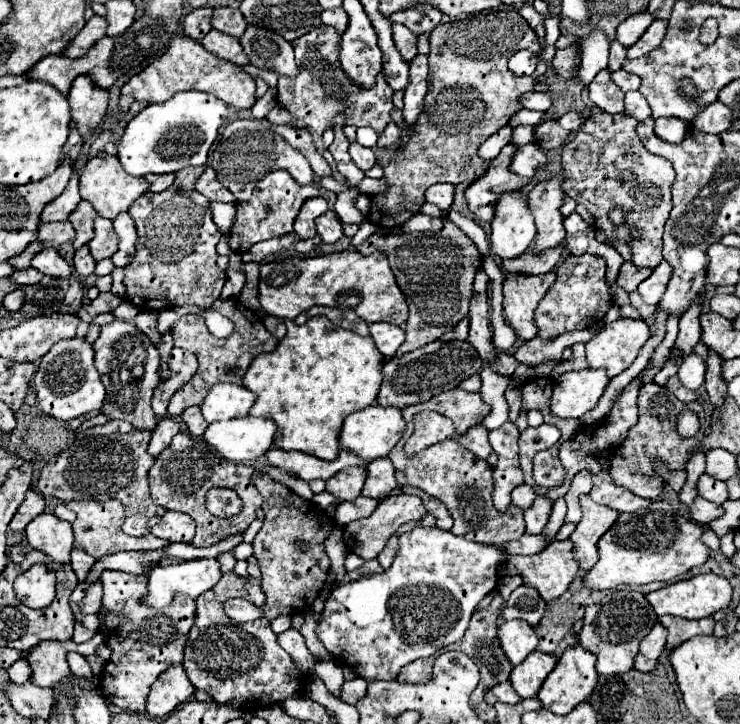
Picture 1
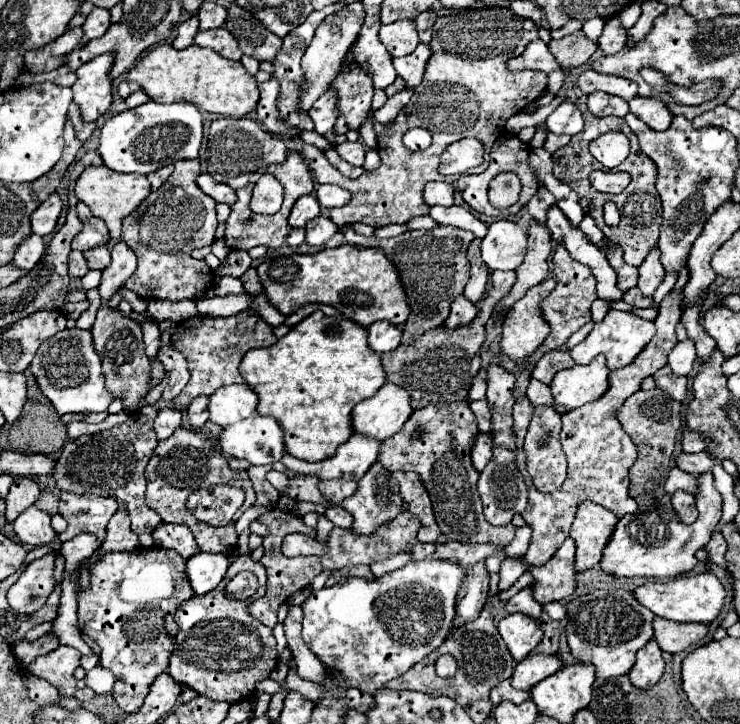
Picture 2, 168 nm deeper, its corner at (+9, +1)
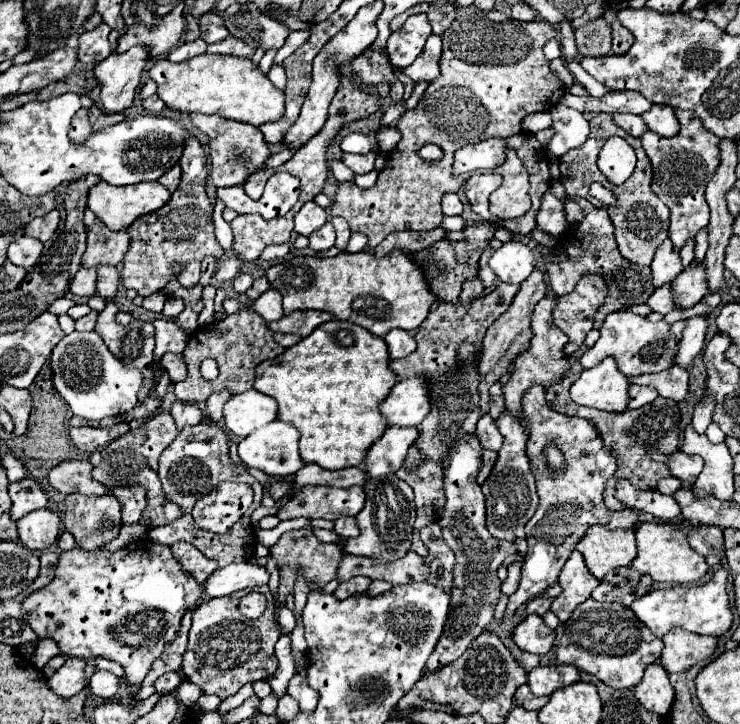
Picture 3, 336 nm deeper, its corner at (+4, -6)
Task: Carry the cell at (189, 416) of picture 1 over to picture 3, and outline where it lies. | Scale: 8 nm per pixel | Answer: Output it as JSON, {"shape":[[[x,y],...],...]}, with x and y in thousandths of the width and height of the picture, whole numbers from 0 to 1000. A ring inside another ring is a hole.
{"shape":[[[297,539],[297,541],[289,541],[284,550],[281,550],[281,555],[278,555],[278,566],[281,566],[281,577],[286,580],[286,583],[297,583],[300,580],[300,566],[303,566],[303,558],[311,552],[311,547],[314,547],[314,541],[308,541],[308,539]]]}

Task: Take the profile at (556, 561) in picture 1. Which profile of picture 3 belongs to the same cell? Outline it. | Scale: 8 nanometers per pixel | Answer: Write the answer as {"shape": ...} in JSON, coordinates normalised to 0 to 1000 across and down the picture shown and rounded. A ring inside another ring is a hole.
{"shape":[[[776,760],[770,773],[765,776],[765,782],[757,790],[754,798],[757,809],[759,809],[759,820],[754,826],[746,829],[746,845],[757,854],[757,859],[765,859],[773,845],[778,843],[778,837],[784,837],[786,831],[792,831],[800,820],[800,815],[811,807],[811,801],[805,801],[792,779],[789,779],[789,768]]]}

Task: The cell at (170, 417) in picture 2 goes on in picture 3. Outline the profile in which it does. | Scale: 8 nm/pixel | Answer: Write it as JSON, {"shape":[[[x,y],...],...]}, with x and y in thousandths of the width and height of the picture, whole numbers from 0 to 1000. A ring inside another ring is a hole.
{"shape":[[[235,555],[232,564],[230,564],[230,572],[235,575],[241,594],[246,594],[249,588],[270,586],[273,577],[276,577],[270,561],[262,558],[262,555],[259,555],[259,558],[257,558],[257,555]]]}

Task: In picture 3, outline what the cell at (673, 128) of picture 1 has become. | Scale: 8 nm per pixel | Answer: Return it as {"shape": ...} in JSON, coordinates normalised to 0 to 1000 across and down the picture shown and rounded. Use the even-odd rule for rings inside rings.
{"shape":[[[881,146],[876,152],[876,157],[868,160],[868,166],[873,169],[873,174],[886,182],[889,188],[897,188],[897,191],[908,191],[916,185],[919,174],[916,174],[916,163],[908,152],[908,146]]]}

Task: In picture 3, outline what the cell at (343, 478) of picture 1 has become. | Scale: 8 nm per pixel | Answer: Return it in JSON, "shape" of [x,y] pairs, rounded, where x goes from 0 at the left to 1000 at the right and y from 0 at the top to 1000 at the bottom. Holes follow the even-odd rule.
{"shape":[[[411,671],[395,691],[378,704],[378,718],[392,715],[438,715],[454,718],[459,713],[481,713],[492,702],[489,671],[476,674],[446,674],[446,671]]]}

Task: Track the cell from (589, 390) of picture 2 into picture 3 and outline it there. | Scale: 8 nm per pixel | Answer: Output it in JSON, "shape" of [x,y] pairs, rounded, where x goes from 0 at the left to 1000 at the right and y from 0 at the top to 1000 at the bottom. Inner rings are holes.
{"shape":[[[822,492],[808,506],[786,511],[784,525],[770,536],[770,547],[784,561],[835,572],[849,564],[849,533],[849,522],[835,511],[832,497]]]}

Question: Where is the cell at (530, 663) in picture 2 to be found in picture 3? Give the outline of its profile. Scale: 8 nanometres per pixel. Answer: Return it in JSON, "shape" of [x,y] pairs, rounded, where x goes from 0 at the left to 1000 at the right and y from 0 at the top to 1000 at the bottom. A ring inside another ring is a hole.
{"shape":[[[773,917],[765,920],[727,920],[714,928],[714,948],[724,961],[743,961],[746,956],[778,945],[784,925]]]}

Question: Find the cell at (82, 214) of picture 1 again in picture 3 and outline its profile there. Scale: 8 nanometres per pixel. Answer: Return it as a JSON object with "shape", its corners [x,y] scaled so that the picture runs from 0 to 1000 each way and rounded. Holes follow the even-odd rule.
{"shape":[[[116,290],[114,309],[116,309],[116,323],[119,323],[119,340],[111,354],[111,367],[130,370],[135,365],[149,365],[149,367],[162,365],[168,351],[176,343],[173,320],[146,318],[143,309],[122,290]]]}

